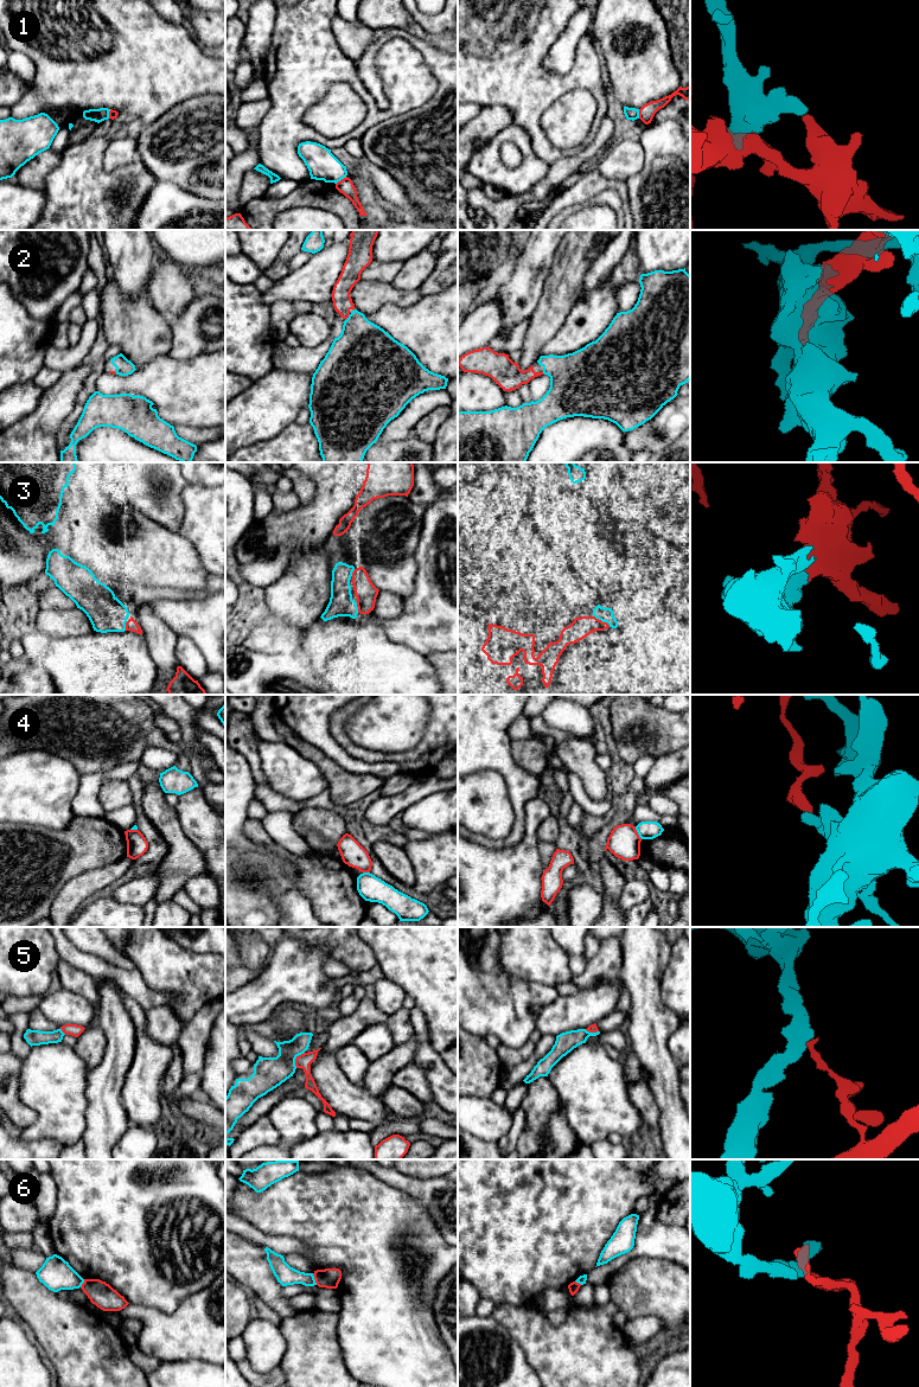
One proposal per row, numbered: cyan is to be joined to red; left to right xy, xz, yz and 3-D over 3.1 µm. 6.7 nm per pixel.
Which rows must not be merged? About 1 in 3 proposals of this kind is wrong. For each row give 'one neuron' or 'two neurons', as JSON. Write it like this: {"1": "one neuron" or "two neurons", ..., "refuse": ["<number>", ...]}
{"1": "two neurons", "2": "one neuron", "3": "one neuron", "4": "two neurons", "5": "two neurons", "6": "two neurons", "refuse": ["1", "4", "5", "6"]}

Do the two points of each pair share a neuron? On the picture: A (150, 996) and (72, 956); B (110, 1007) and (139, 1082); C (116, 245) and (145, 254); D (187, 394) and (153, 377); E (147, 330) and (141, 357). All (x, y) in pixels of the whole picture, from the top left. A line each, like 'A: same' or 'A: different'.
A: same
B: different
C: same
D: same
E: same

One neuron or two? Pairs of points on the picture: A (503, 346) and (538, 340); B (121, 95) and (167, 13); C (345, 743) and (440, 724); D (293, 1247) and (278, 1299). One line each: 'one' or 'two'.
A: two
B: two
C: one
D: two

